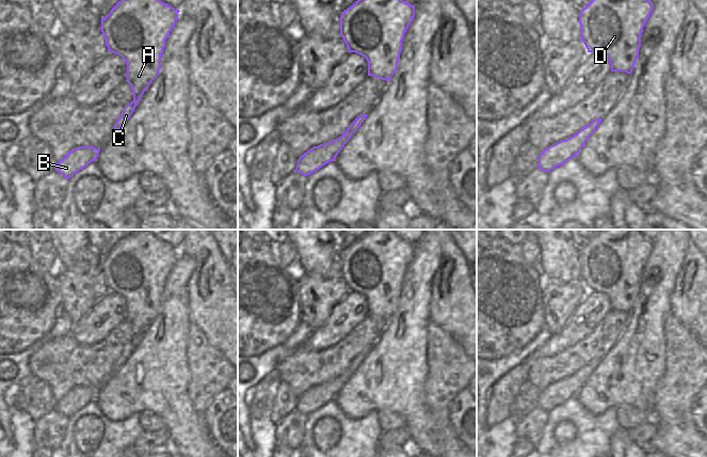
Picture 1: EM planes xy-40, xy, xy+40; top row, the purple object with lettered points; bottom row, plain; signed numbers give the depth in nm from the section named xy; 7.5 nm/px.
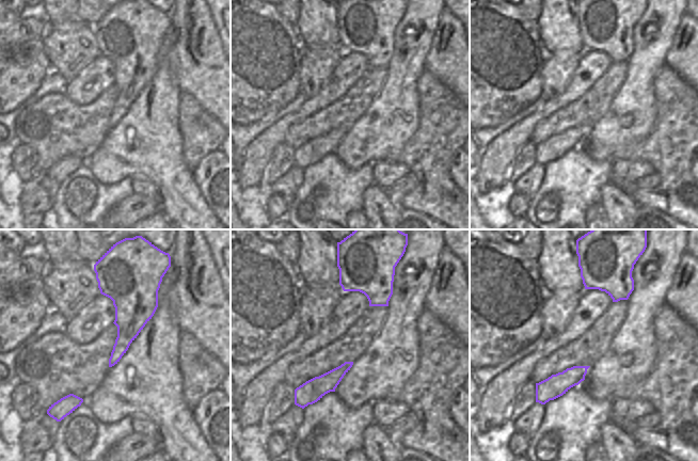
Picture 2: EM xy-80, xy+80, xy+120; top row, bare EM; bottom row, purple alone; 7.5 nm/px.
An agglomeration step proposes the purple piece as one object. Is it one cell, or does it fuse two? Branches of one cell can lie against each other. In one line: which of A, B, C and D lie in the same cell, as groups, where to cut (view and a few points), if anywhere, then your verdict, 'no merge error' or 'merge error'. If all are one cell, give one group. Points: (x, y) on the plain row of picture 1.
A B C D | no cut | no merge error

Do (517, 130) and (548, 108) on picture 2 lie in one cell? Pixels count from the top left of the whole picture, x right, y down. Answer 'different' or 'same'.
same

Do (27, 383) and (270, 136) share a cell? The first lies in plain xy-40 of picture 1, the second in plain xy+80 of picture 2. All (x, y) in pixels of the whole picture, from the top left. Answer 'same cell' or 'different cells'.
same cell

